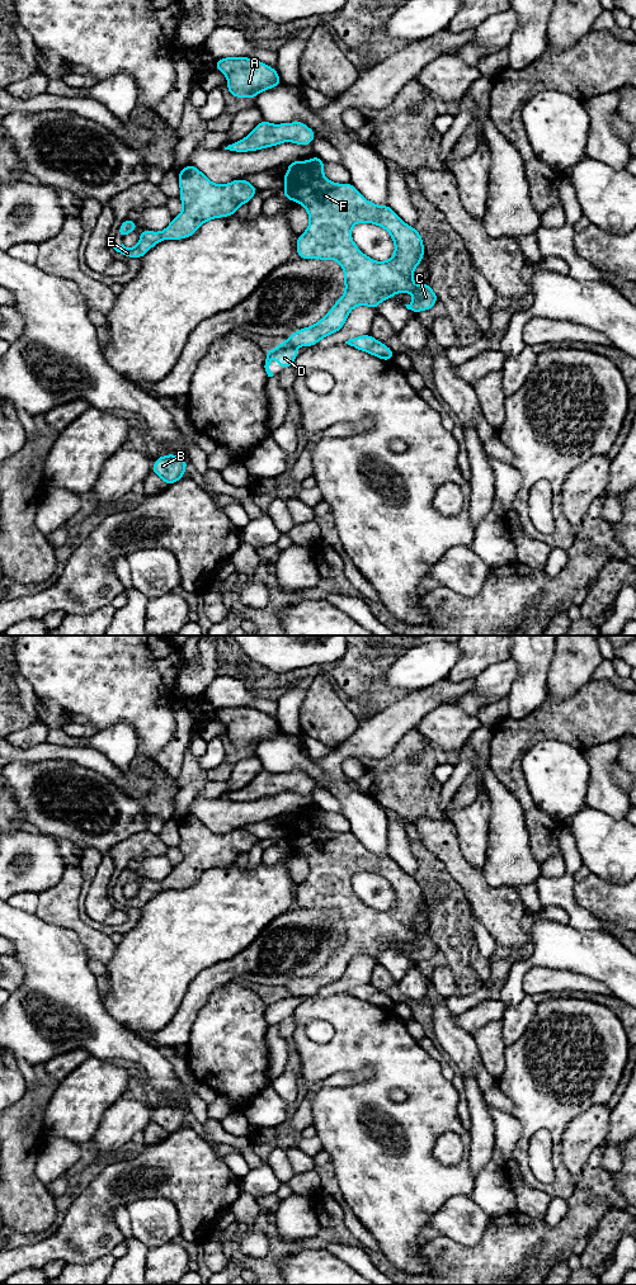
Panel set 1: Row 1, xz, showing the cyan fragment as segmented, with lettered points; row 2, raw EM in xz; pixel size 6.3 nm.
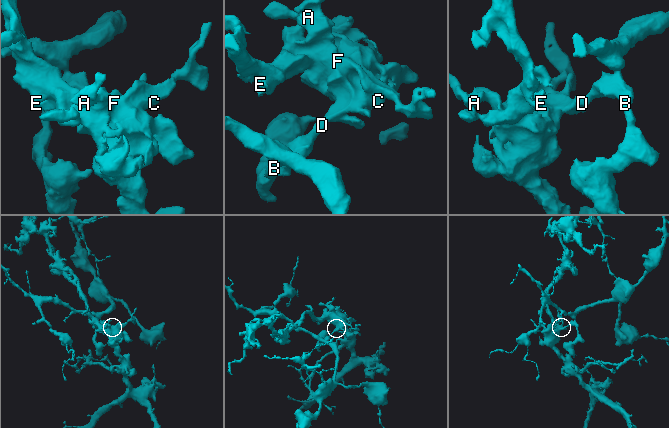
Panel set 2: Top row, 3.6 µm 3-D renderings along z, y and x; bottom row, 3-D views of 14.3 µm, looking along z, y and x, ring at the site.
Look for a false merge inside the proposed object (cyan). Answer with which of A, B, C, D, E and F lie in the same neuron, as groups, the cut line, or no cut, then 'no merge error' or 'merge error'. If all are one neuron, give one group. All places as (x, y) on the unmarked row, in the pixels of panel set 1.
A C E F / B D; cut in xz along (282, 992), (295, 997); merge error

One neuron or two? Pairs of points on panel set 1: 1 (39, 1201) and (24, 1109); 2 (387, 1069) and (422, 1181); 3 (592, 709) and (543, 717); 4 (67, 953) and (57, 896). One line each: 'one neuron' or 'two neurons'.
1: one neuron
2: one neuron
3: one neuron
4: two neurons

